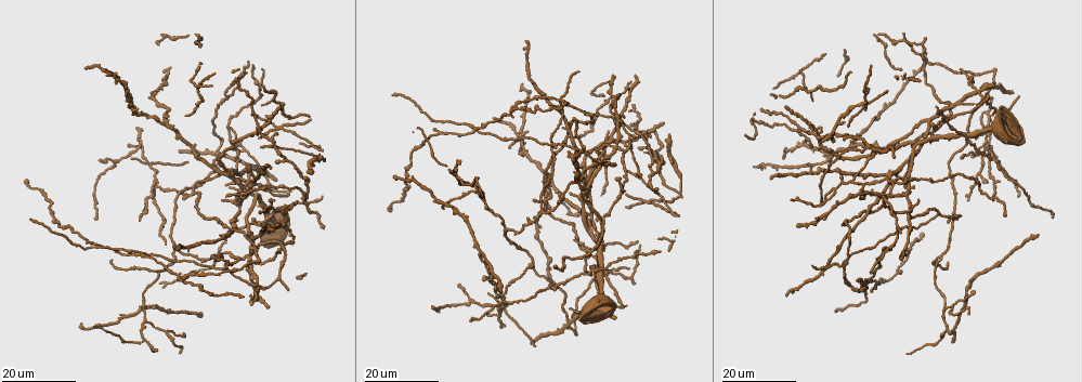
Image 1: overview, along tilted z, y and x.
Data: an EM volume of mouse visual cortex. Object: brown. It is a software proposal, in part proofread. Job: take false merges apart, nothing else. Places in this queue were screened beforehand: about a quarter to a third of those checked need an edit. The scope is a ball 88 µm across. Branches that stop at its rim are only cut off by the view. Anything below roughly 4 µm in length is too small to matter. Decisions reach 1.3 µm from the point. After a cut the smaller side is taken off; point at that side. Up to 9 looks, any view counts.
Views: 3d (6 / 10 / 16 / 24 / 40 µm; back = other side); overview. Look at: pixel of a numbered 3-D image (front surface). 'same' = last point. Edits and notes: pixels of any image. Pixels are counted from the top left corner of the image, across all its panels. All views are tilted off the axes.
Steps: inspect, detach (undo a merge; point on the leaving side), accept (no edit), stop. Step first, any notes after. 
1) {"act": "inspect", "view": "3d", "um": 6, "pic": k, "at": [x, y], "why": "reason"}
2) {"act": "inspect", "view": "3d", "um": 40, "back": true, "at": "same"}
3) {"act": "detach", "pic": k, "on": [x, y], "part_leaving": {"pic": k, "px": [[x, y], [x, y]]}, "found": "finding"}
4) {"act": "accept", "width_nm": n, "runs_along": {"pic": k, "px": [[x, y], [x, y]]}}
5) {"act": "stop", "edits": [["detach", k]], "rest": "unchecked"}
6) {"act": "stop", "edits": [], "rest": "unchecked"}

{"act": "inspect", "view": "3d", "um": 24, "pic": 1, "at": [854, 139], "why": "two arms at a narrow angle"}

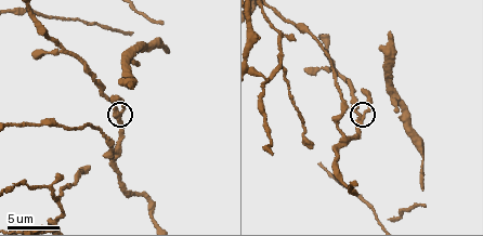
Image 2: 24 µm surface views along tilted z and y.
{"act": "inspect", "view": "3d", "um": 6, "pic": 2, "at": [121, 113]}

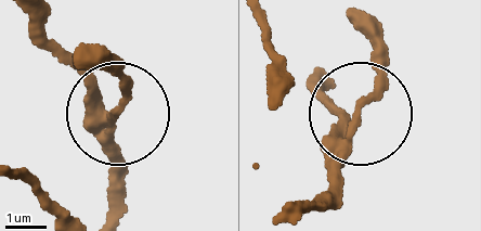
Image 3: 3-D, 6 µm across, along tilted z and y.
{"act": "accept", "runs_along": {"pic": 3, "px": [[30, 10], [115, 117], [117, 161]]}, "found": "continuous, no second neuron"}

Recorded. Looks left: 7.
{"act": "inspect", "view": "3d", "um": 16, "pic": 1, "at": [962, 149], "why": "arms part here"}

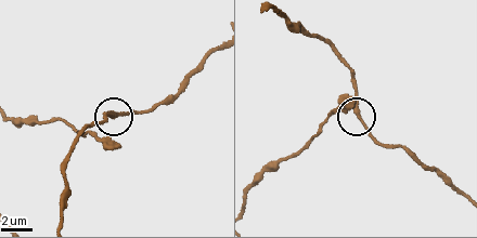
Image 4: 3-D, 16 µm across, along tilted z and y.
{"act": "inspect", "view": "3d", "um": 6, "pic": 4, "at": [356, 112]}

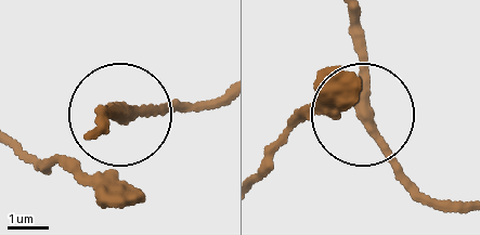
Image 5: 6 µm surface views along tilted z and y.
{"act": "accept", "width_nm": 240, "runs_along": {"pic": 5, "px": [[459, 204], [426, 192], [386, 146], [364, 104], [352, 22]]}, "found": "continuous, no second neuron"}

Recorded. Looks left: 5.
{"act": "inspect", "view": "3d", "um": 24, "pic": 1, "at": [892, 244], "why": "branch point"}

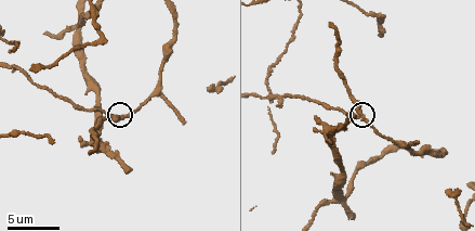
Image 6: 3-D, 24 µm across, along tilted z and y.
{"act": "inspect", "view": "3d", "um": 10, "pic": 6, "at": [355, 108], "why": "closer look"}

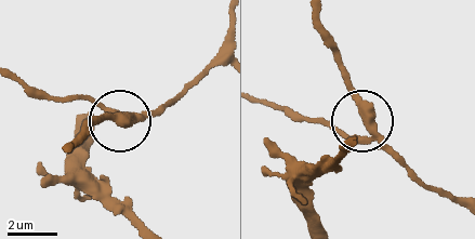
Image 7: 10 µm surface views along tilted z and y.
{"act": "detach", "pic": 7, "on": [101, 107], "arms": 3, "found": "two neurons meet here"}

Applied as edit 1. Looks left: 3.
{"act": "inspect", "view": "overview"}

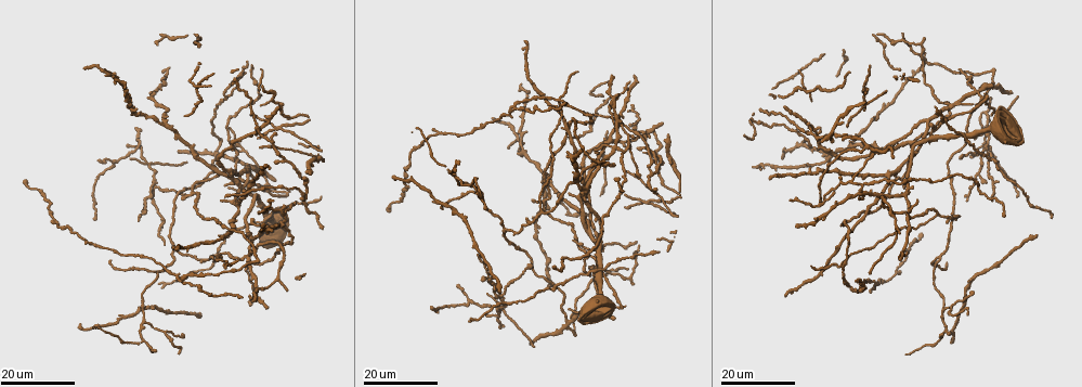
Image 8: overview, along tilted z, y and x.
{"act": "inspect", "view": "3d", "um": 16, "pic": 8, "at": [904, 214], "why": "four-way junction"}

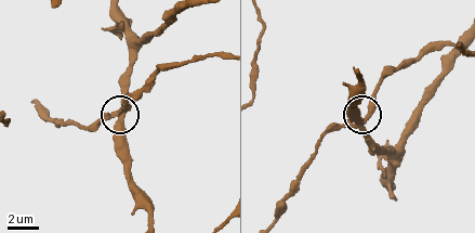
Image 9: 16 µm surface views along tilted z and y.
{"act": "inspect", "view": "3d", "um": 10, "pic": 9, "at": [121, 112], "why": "zoom in"}

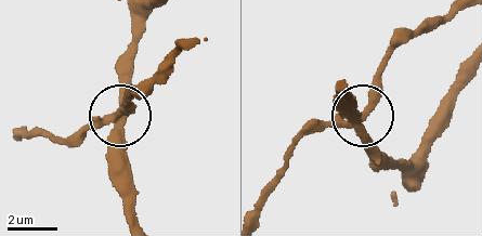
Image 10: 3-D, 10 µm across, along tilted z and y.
{"act": "accept", "arms": 4, "runs_along": {"pic": 10, "px": [[403, 180], [363, 115], [375, 77], [400, 44]]}, "found": "one neuron here"}

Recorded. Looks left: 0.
{"act": "stop", "edits": [["detach", 7]], "rest": "unchecked"}

